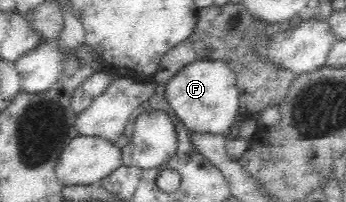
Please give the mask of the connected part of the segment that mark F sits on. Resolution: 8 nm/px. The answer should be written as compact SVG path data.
M196 59L191 64L183 67L183 70L179 70L161 90L167 97L175 116L183 121L183 124L187 125L189 131L201 134L230 136L230 133L235 131L236 126L240 123L237 112L239 112L239 93L241 91L234 72L227 68L223 62Z

